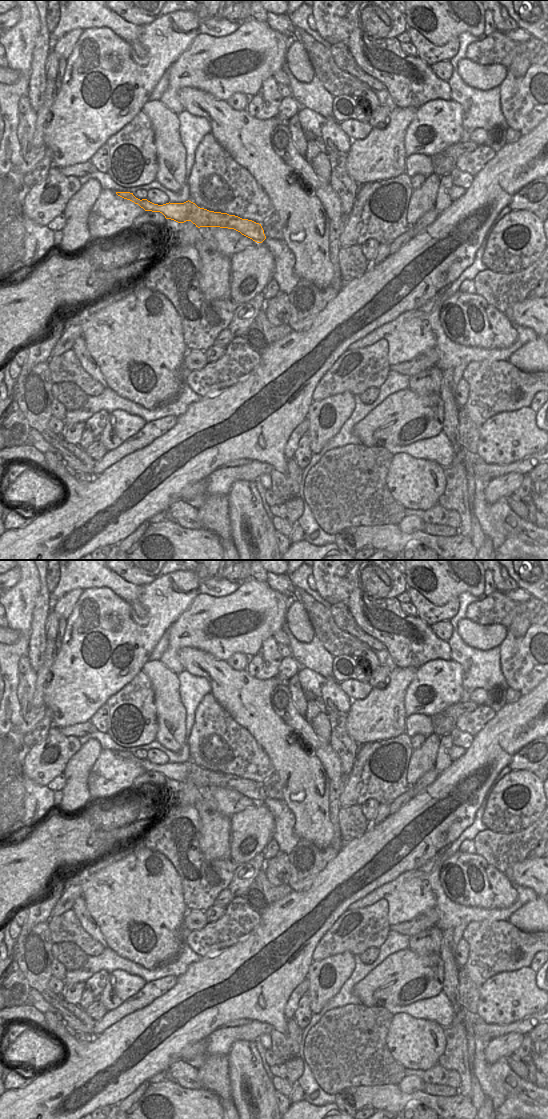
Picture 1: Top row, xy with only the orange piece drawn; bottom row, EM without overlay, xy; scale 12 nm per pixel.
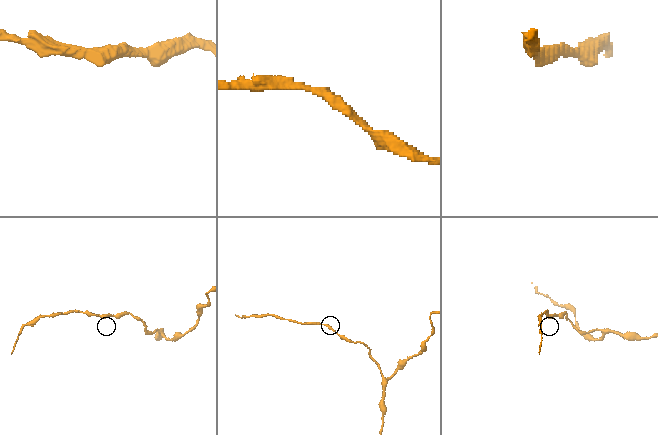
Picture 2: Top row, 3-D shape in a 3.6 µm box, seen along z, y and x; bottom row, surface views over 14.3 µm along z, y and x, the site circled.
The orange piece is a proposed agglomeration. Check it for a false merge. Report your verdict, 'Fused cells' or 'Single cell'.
Single cell.

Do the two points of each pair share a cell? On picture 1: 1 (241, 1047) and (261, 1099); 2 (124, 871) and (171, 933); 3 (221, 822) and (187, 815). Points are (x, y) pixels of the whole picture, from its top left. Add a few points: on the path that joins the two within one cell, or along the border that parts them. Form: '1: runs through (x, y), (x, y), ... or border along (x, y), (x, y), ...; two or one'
1: runs through (244, 1060), (246, 1074), (252, 1086); one
2: runs through (131, 886), (132, 891), (159, 918); one
3: border along (193, 806), (199, 816), (199, 842); two

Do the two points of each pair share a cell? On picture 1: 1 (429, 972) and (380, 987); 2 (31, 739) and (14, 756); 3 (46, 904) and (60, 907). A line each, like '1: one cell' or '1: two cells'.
1: one cell
2: two cells
3: two cells

